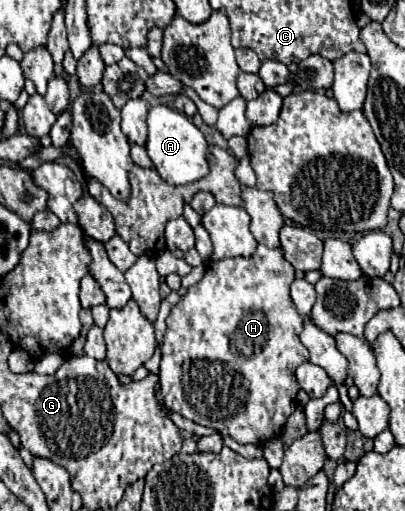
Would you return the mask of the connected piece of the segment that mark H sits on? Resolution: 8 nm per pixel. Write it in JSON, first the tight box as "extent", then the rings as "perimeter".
{"extent":[160,244,308,446],"perimeter":[[[258,244],[256,252],[250,258],[228,258],[228,260],[218,260],[212,262],[204,274],[204,278],[190,286],[188,292],[180,298],[180,302],[176,306],[172,306],[170,316],[166,318],[166,332],[164,332],[164,342],[162,342],[162,360],[160,360],[160,388],[162,388],[162,396],[164,396],[164,404],[178,412],[180,416],[202,424],[202,426],[210,426],[214,430],[218,430],[220,434],[228,434],[232,436],[238,444],[256,444],[262,446],[266,444],[270,438],[280,436],[282,426],[286,424],[288,416],[296,410],[296,394],[300,390],[300,384],[296,382],[296,368],[300,364],[304,364],[308,360],[308,350],[306,346],[300,342],[300,332],[304,328],[304,318],[298,314],[296,306],[290,300],[290,284],[294,282],[296,270],[292,268],[292,264],[288,264],[284,260],[284,250],[282,248],[268,248],[264,244]]]}

